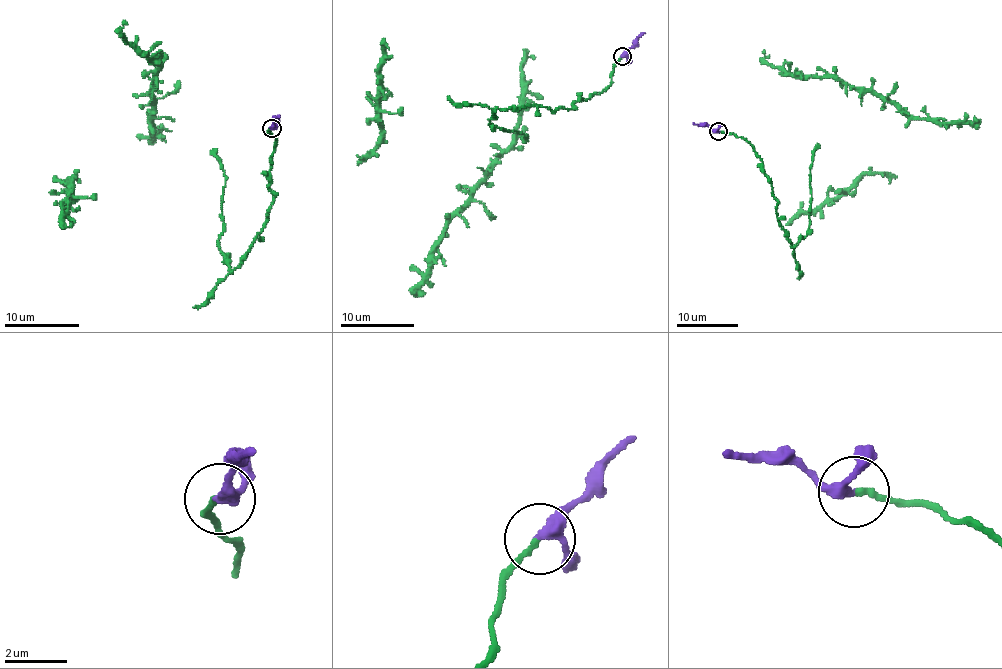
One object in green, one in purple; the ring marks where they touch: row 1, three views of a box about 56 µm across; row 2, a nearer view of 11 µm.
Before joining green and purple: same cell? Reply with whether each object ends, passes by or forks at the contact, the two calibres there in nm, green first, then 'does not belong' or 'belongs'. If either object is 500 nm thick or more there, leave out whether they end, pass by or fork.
green ends | purple passes by | 180/300 nm | belongs

